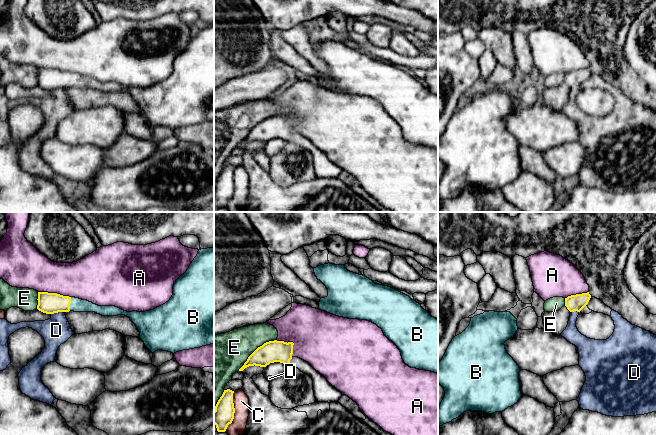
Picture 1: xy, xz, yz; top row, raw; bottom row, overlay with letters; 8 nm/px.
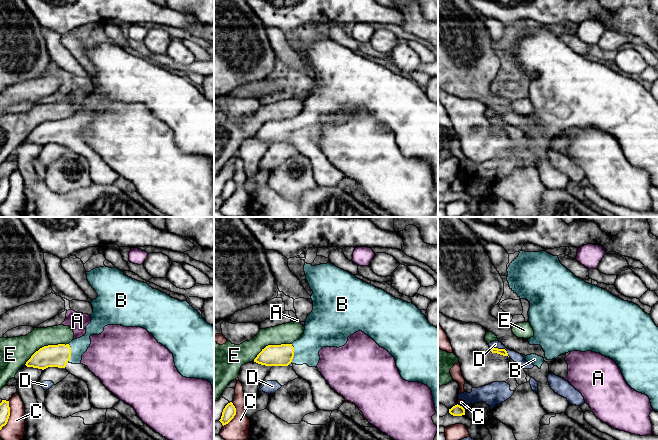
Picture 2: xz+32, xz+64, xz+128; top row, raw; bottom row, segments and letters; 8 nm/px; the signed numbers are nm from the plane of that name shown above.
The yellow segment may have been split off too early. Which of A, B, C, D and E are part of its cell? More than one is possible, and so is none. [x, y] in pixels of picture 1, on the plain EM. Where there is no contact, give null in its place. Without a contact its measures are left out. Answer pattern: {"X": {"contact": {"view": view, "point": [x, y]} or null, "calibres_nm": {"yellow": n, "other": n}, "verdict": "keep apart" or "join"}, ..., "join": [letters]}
{"A": {"contact": {"view": "xy", "point": [54, 69]}, "calibres_nm": {"yellow": 170, "other": 300}, "verdict": "keep apart"}, "B": {"contact": {"view": "xy", "point": [69, 80]}, "calibres_nm": {"yellow": 170, "other": 110}, "verdict": "join"}, "C": {"contact": {"view": "xz", "point": [234, 188]}, "calibres_nm": {"yellow": 160, "other": 130}, "verdict": "keep apart"}, "D": {"contact": {"view": "xy", "point": [57, 88]}, "calibres_nm": {"yellow": 170, "other": 220}, "verdict": "keep apart"}, "E": {"contact": {"view": "xz", "point": [255, 126]}, "calibres_nm": {"yellow": 180, "other": 320}, "verdict": "keep apart"}, "join": ["B"]}

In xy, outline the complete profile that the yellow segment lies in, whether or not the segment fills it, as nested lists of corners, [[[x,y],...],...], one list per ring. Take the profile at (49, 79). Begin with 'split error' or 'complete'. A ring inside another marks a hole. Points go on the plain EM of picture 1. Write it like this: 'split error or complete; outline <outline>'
split error; outline [[[214,23],[201,25],[190,40],[187,47],[181,51],[173,62],[173,71],[168,78],[145,88],[127,88],[115,82],[98,82],[87,76],[63,72],[57,69],[38,68],[37,85],[46,90],[58,88],[95,88],[102,92],[125,91],[136,101],[140,108],[140,115],[145,122],[154,129],[157,126],[176,129],[183,126],[200,124],[214,119]]]

